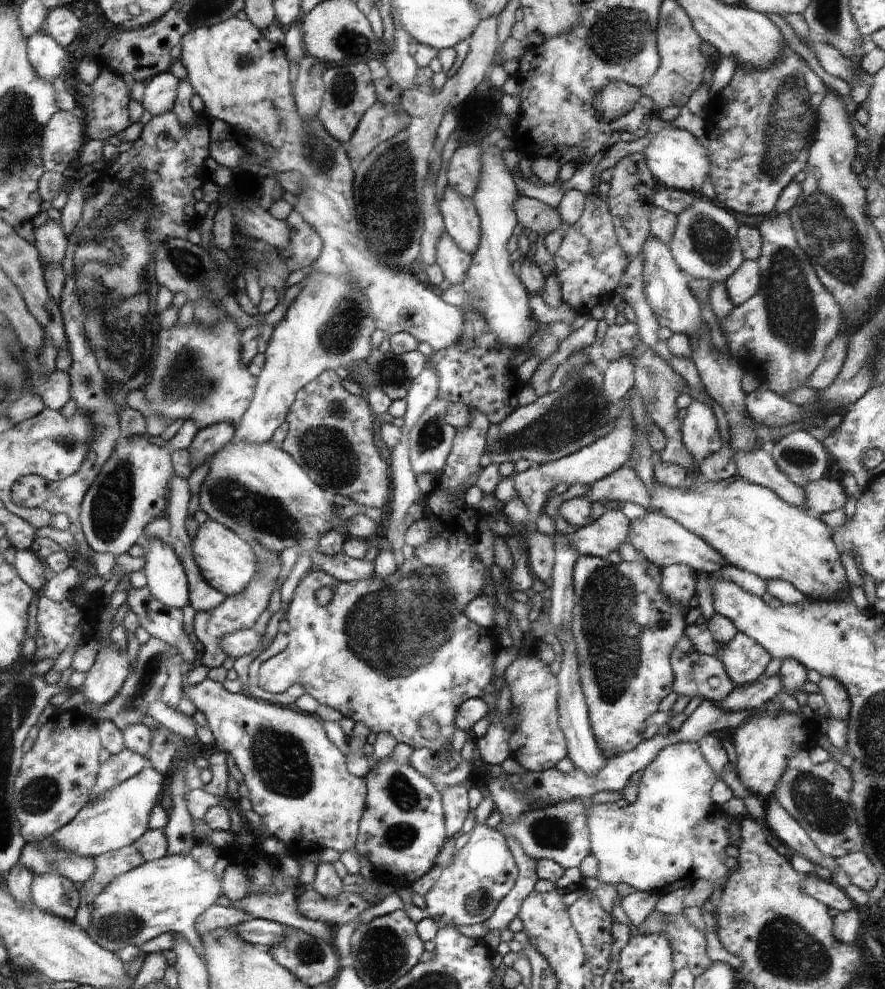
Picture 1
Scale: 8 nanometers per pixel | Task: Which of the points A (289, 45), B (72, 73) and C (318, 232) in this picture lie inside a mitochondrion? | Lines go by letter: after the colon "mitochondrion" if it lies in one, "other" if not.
A: other
B: other
C: other

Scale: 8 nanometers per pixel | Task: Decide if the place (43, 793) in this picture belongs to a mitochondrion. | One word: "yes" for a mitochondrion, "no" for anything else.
yes

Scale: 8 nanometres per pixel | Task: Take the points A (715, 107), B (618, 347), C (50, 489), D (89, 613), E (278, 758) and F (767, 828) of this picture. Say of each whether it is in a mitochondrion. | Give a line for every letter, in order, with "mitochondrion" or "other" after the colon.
A: other
B: other
C: other
D: other
E: mitochondrion
F: other

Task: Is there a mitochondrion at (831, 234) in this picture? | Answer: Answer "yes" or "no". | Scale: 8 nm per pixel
yes

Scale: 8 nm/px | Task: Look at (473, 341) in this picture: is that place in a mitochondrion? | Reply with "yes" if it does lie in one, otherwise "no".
yes

